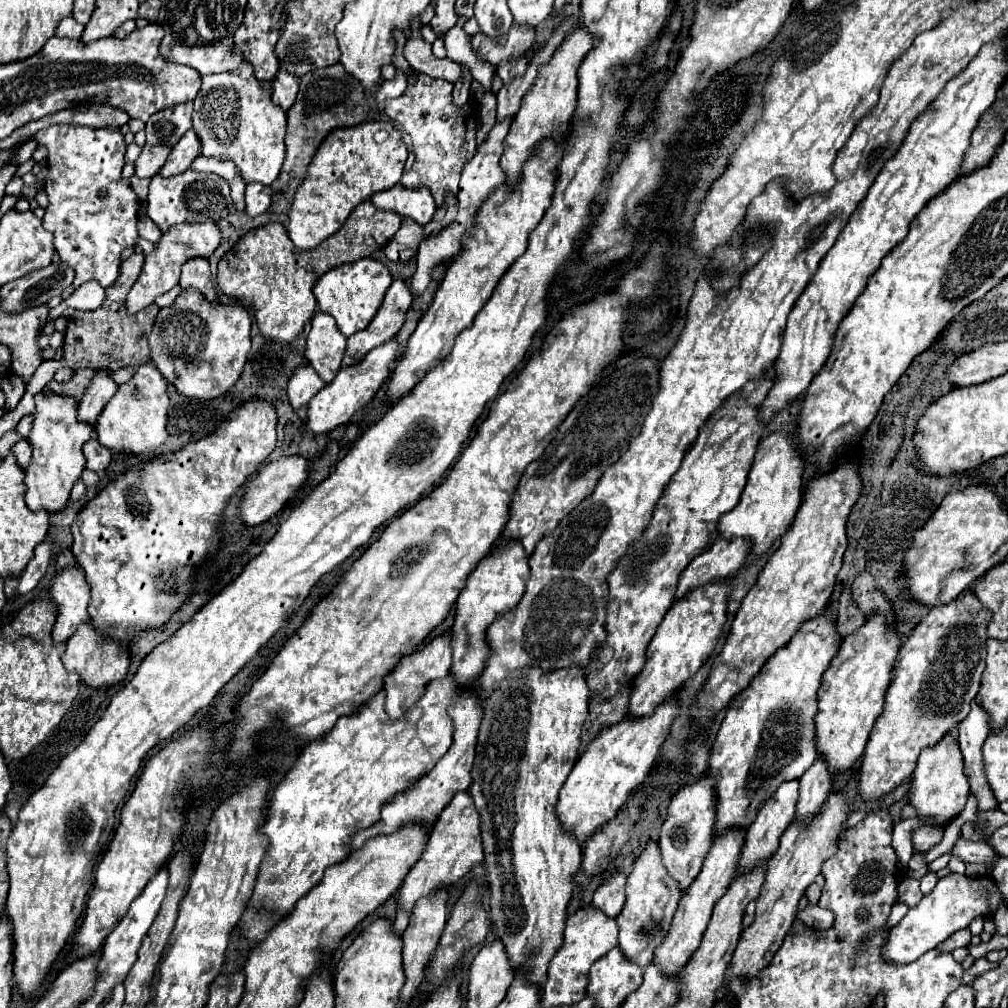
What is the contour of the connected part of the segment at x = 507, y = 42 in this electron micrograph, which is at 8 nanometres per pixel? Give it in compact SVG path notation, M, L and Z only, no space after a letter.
M510 27L510 33L500 35L498 39L490 39L488 35L472 35L472 47L476 55L480 55L484 61L498 67L498 63L506 59L516 59L526 55L526 51L534 43L534 31L530 27Z

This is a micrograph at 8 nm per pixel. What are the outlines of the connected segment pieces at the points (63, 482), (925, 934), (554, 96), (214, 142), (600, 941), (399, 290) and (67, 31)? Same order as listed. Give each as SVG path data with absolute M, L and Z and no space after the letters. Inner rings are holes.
M40 391L36 397L36 409L34 409L34 421L28 435L28 443L32 445L32 461L24 469L24 485L26 485L26 505L32 511L48 511L56 513L66 507L70 499L72 485L76 479L80 479L80 473L84 471L84 455L82 445L92 439L94 425L80 421L76 417L76 399L66 395L46 395Z
M950 873L938 879L936 887L928 895L924 895L916 907L908 909L904 919L888 931L880 957L894 965L912 963L926 951L934 949L938 943L946 941L952 933L968 927L972 919L994 915L998 911L998 903L1000 903L1000 891L992 877L988 875L966 877L966 875Z
M576 27L570 37L562 41L562 45L554 51L550 61L540 67L538 79L534 81L534 87L526 93L526 99L522 99L522 107L518 115L514 117L510 131L504 139L504 153L502 153L502 169L506 173L506 185L514 187L520 181L520 171L524 161L532 155L532 149L538 141L544 137L560 139L566 131L566 121L572 119L574 107L576 107L576 93L578 93L578 63L586 57L586 51L594 45L594 39L582 31L582 27Z
M244 61L234 71L202 77L202 87L194 99L192 123L202 141L204 155L230 157L246 183L274 183L286 153L286 111L274 107L272 85L258 81L250 63Z
M582 907L566 919L564 945L556 951L548 967L548 981L544 987L544 1007L552 1005L572 1005L586 997L588 987L588 969L598 959L604 957L610 949L618 945L618 925L616 919L606 917L594 907Z
M402 279L394 281L390 285L390 289L386 291L386 297L384 297L378 313L370 321L370 325L366 329L358 331L356 335L348 337L348 347L346 347L346 355L342 359L342 367L360 363L370 349L376 349L376 347L392 341L392 337L396 337L396 333L404 325L404 317L406 317L410 303L412 303L412 295L410 295L406 283Z
M68 17L68 19L62 19L62 21L58 23L54 35L58 35L58 37L68 37L68 39L80 39L82 31L84 31L84 27L82 27L80 23L76 23L72 17Z

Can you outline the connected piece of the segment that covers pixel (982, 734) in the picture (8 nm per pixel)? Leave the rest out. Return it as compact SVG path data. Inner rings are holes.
M974 701L970 715L958 725L958 745L964 755L964 773L968 775L972 795L978 801L978 811L994 811L998 801L994 799L990 787L986 787L986 777L982 771L982 743L988 735L986 711Z

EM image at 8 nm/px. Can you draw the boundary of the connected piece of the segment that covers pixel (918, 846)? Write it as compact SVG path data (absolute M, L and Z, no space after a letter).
M918 827L914 829L914 835L912 835L914 851L926 853L930 847L940 843L940 839L942 839L942 831L938 827Z

